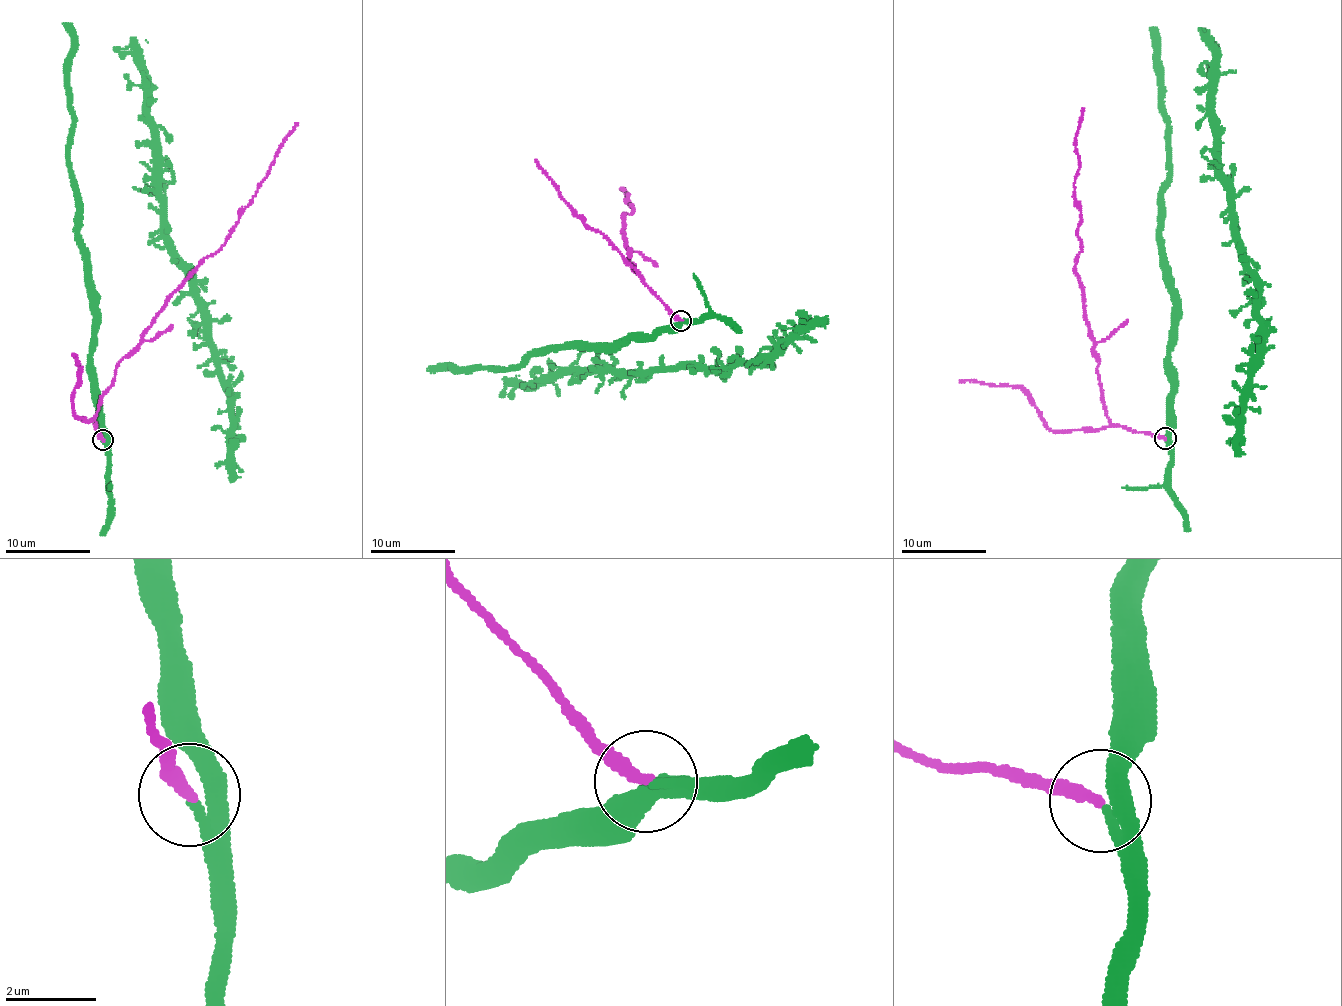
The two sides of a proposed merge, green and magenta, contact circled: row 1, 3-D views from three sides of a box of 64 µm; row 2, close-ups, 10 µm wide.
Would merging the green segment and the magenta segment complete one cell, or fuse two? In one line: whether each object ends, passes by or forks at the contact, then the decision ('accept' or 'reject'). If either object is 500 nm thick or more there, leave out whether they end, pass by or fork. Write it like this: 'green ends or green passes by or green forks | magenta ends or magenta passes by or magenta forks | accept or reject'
green passes by | magenta ends | accept

